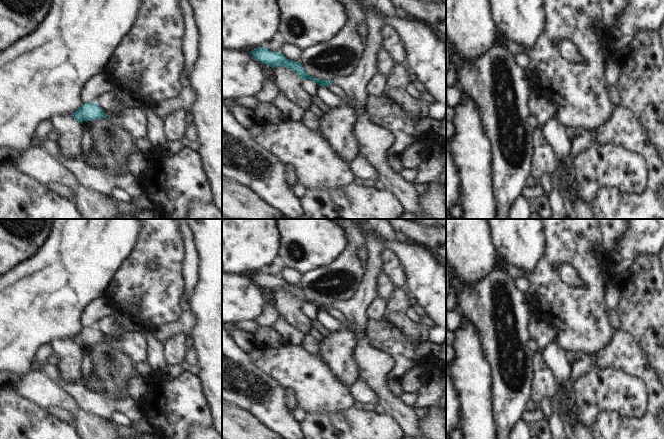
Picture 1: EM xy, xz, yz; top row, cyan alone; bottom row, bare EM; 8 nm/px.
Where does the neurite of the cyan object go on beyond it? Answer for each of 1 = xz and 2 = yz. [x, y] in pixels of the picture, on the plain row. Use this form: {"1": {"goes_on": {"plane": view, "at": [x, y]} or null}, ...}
{"1": {"goes_on": {"plane": "xz", "at": [373, 364]}}, "2": {"goes_on": {"plane": "yz", "at": [533, 344]}}}

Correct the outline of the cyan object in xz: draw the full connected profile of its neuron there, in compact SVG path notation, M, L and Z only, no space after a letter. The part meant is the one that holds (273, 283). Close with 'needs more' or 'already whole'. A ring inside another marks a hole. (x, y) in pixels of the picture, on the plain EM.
M365 222L361 224L361 232L366 249L366 267L364 276L354 295L343 302L319 304L309 300L299 286L287 283L281 276L271 276L266 271L252 273L250 279L261 288L272 293L283 290L295 296L301 304L310 303L326 312L330 308L338 310L352 325L355 337L354 360L358 366L360 380L367 383L377 394L378 402L386 414L389 414L400 425L404 437L414 439L425 438L419 428L419 419L412 406L402 403L387 387L387 374L391 371L394 360L384 351L371 346L371 339L365 334L368 318L366 309L378 297L378 276L382 273L381 254L385 250L383 239Z; needs more

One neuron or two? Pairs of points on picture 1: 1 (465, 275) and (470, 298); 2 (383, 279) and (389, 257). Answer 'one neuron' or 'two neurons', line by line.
1: two neurons
2: two neurons

